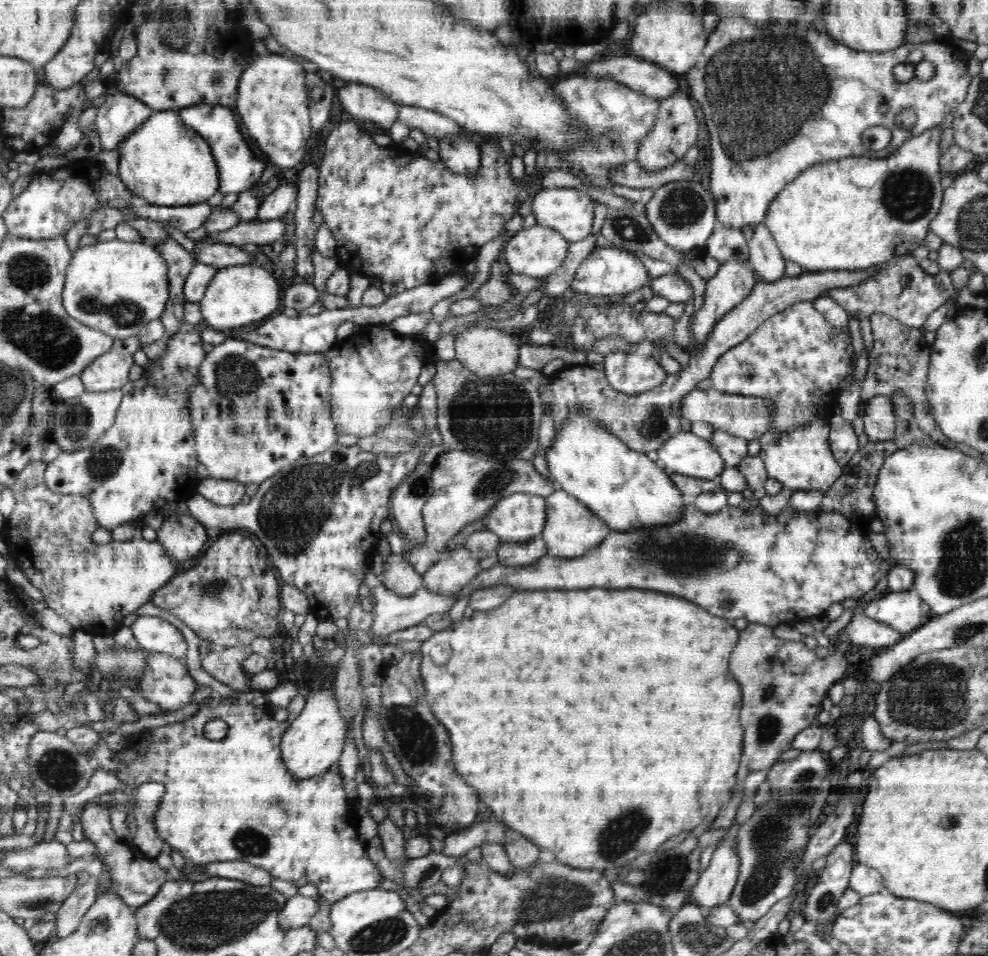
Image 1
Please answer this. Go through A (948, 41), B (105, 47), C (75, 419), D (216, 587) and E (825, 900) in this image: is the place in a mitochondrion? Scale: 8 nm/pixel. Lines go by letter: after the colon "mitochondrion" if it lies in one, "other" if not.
A: other
B: other
C: mitochondrion
D: mitochondrion
E: mitochondrion

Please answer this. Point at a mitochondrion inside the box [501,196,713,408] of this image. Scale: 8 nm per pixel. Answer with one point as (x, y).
(626, 228)

